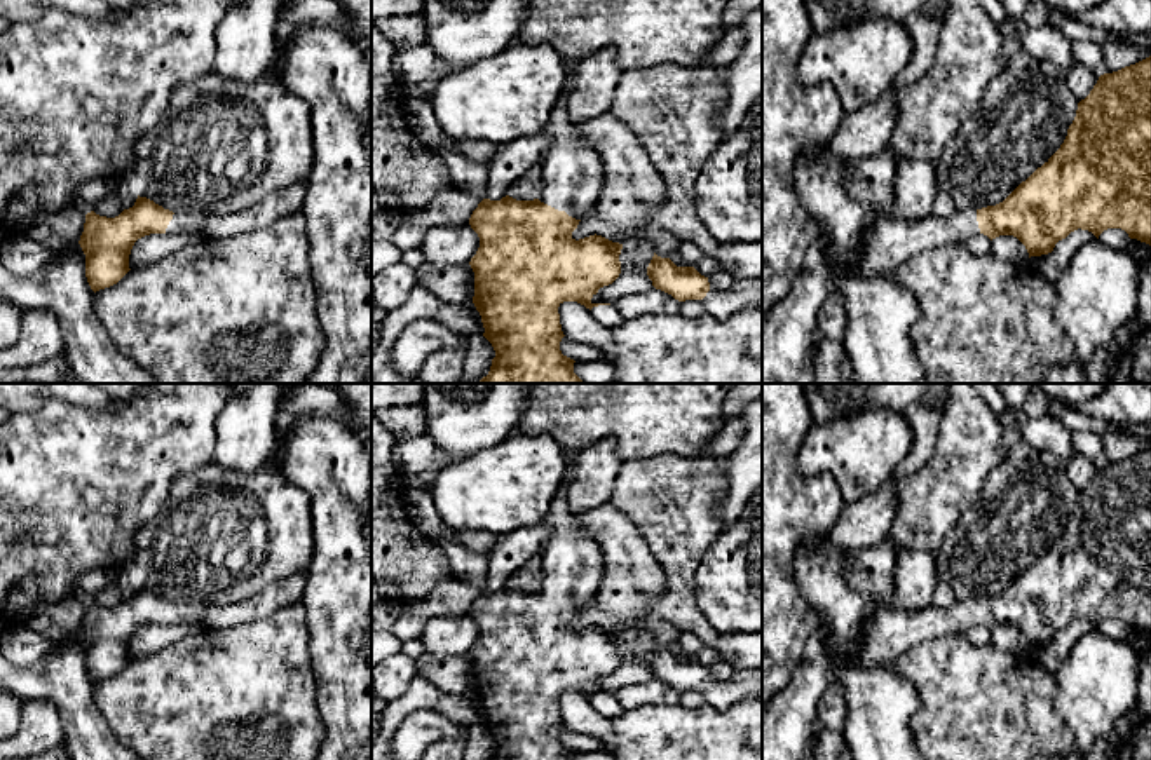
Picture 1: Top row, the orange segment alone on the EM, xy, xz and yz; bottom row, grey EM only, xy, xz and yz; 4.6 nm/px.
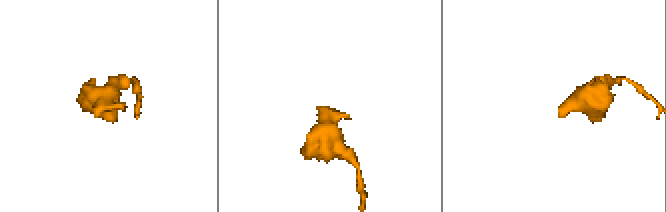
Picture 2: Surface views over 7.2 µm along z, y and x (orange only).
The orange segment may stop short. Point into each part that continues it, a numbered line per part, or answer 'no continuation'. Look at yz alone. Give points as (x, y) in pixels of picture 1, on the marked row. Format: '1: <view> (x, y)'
1: yz (890, 241)

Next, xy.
1: xy (194, 222)

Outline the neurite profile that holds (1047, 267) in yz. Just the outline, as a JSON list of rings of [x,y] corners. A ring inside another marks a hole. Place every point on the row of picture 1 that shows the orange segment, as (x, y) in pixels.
[[[1074,230],[1066,239],[1059,241],[1052,253],[1041,256],[1031,256],[1027,267],[1034,275],[1043,281],[1053,282],[1057,275],[1067,267],[1073,254],[1086,242],[1097,237],[1088,230]]]

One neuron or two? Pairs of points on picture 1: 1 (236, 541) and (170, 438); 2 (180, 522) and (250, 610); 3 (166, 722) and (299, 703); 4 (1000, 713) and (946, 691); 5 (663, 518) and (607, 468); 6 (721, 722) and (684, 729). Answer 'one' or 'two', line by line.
1: two
2: two
3: one
4: one
5: two
6: one

